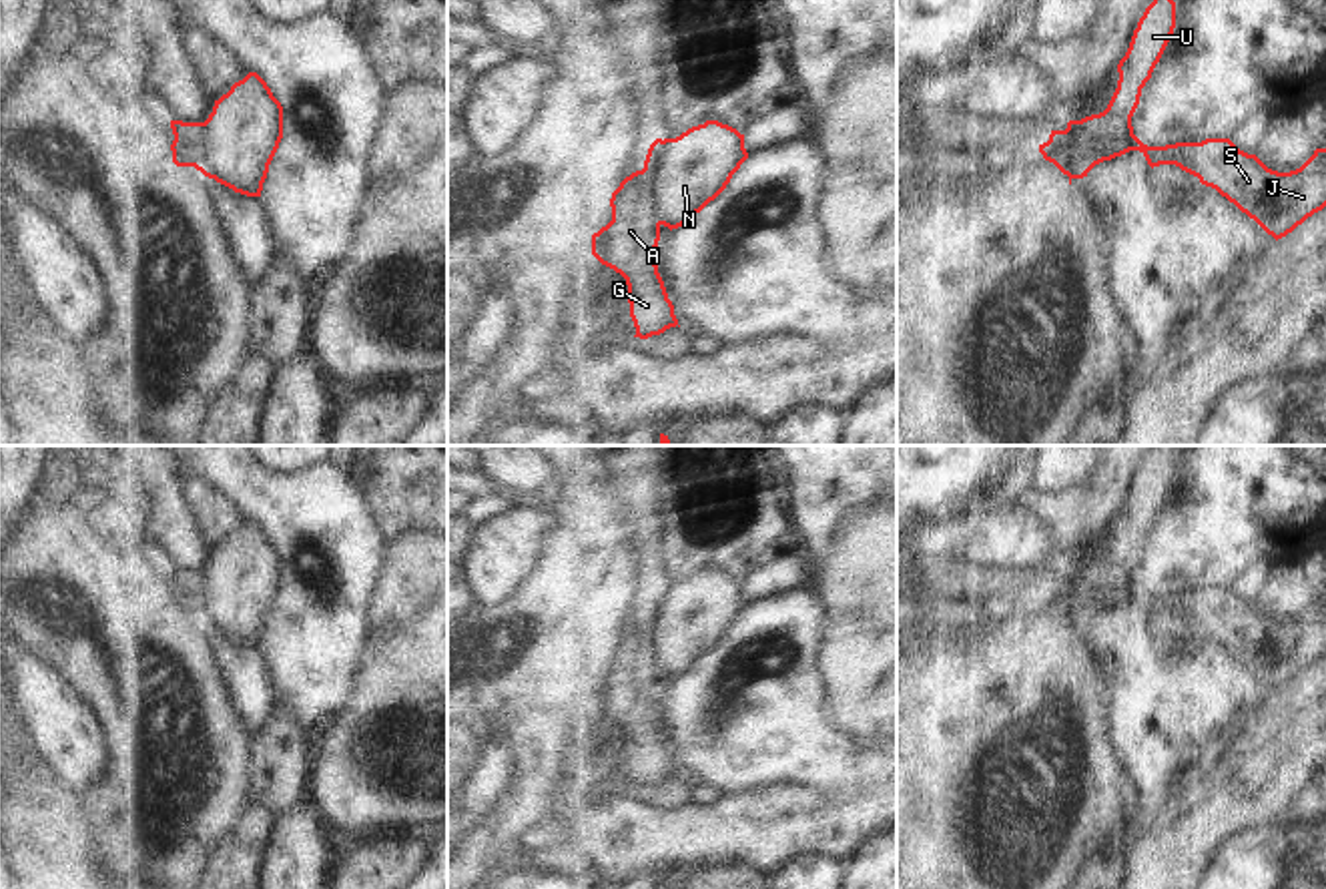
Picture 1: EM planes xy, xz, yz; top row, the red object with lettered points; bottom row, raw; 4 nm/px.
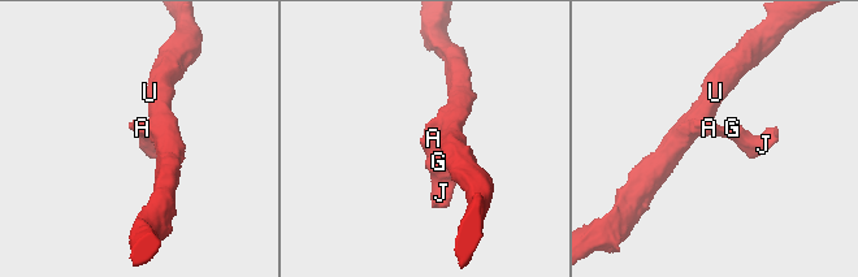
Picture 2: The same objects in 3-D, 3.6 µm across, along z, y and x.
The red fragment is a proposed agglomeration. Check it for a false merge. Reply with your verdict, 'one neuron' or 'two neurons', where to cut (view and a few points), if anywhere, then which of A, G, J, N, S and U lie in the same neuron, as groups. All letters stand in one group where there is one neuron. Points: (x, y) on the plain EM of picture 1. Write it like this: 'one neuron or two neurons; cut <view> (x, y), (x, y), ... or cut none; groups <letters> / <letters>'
two neurons; cut xz (644, 617), (654, 635), (658, 669), (662, 673); groups A G J S / N U

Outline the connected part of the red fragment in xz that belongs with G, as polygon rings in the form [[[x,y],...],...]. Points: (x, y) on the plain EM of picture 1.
[[[648,618],[626,626],[610,648],[612,670],[592,684],[592,704],[626,728],[630,767],[640,789],[678,775],[656,714],[660,652]]]

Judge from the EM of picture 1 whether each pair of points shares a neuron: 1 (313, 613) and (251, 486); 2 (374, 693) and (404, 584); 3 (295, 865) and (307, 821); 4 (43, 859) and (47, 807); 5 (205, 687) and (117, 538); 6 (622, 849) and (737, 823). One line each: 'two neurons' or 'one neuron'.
1: one neuron
2: one neuron
3: one neuron
4: one neuron
5: one neuron
6: one neuron

